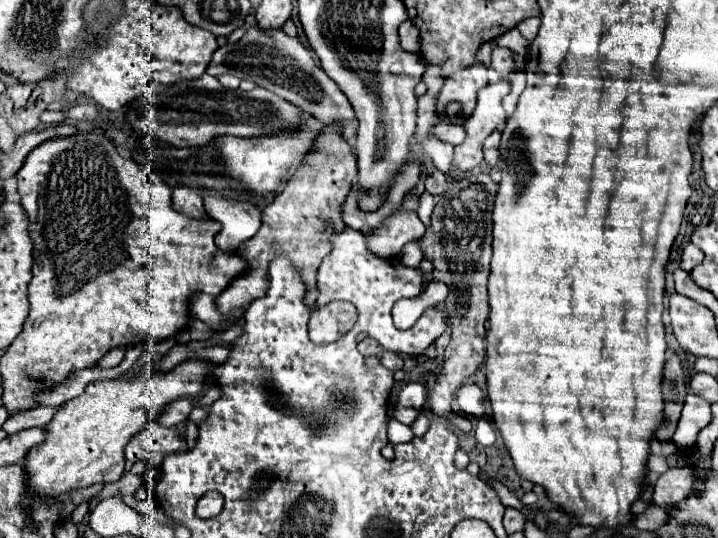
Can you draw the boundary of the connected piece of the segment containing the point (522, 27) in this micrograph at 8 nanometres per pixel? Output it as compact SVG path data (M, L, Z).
M533 16L533 18L527 18L523 22L519 22L519 31L525 38L533 40L539 32L539 26L541 26L541 16Z

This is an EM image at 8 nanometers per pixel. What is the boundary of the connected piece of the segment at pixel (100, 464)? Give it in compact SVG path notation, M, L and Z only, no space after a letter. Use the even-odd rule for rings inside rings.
M187 360L175 370L159 376L143 372L135 378L91 382L81 396L65 402L55 412L51 422L45 426L47 438L27 452L23 462L27 474L27 494L45 500L57 498L69 490L117 482L125 472L123 448L127 440L131 440L135 432L143 430L165 404L177 398L201 394L205 372L209 372L209 362Z

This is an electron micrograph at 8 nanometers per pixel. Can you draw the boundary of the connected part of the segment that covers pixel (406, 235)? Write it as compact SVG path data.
M399 212L385 218L385 222L381 222L381 226L373 232L367 232L365 242L375 256L393 258L407 242L419 240L423 232L425 226L415 212Z

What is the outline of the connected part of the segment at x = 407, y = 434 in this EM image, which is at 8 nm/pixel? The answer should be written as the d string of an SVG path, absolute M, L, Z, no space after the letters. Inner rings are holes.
M391 418L389 420L389 440L391 444L399 444L399 442L409 442L413 438L413 432L409 426L399 424L399 420Z

